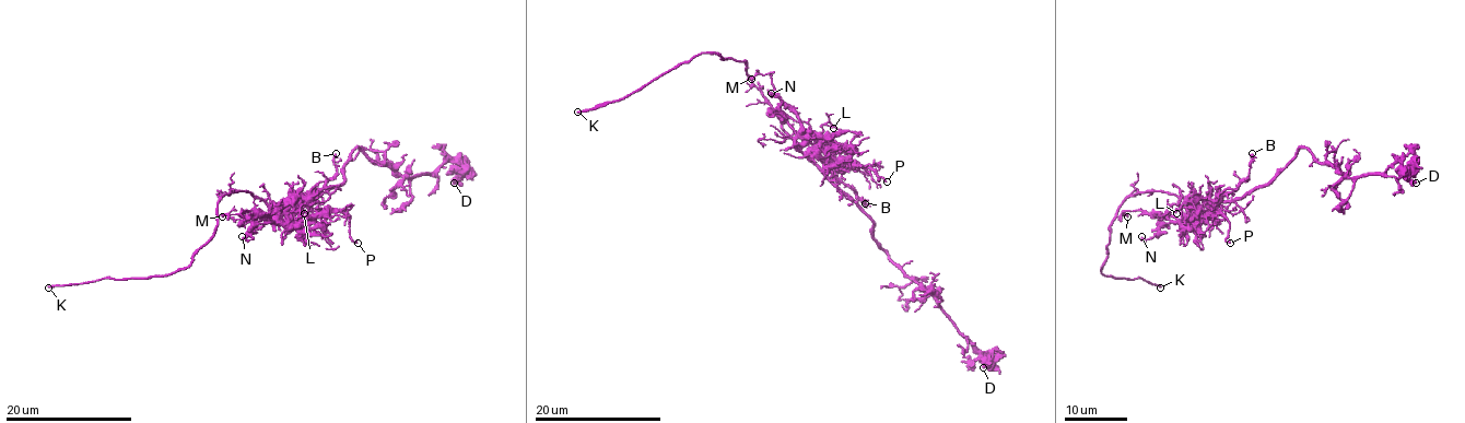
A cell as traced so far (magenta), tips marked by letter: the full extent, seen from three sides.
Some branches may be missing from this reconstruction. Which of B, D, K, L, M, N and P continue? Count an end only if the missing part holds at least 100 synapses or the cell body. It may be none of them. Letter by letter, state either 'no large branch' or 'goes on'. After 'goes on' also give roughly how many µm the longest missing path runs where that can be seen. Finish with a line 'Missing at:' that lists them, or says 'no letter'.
B: no large branch
D: no large branch
K: goes on; about 10 µm are missing
L: no large branch
M: no large branch
N: no large branch
P: no large branch
Missing at: K

